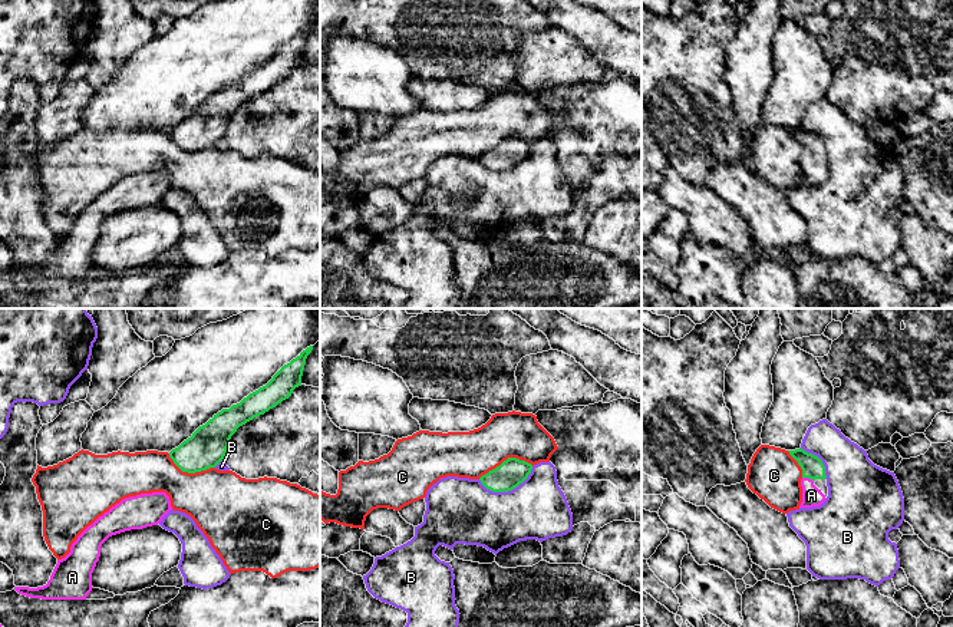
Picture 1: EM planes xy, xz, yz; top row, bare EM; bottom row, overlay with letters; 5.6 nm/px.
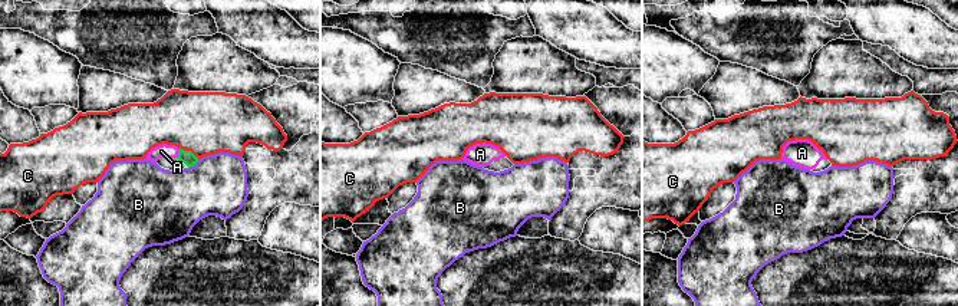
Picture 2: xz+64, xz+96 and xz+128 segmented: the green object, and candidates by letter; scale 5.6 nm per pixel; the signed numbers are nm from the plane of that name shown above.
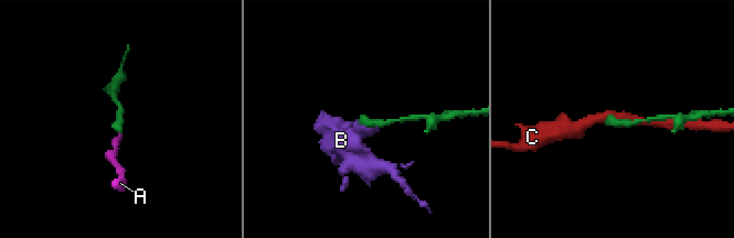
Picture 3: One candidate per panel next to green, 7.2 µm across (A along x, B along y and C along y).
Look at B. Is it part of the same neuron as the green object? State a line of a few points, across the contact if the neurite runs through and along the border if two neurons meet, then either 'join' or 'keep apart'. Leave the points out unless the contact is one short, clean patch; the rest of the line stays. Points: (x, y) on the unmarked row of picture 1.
keep apart

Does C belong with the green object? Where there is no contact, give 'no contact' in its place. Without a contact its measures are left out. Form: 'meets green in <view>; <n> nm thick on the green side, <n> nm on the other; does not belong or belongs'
meets green in xz; 160 nm thick on the green side, 260 nm on the other; does not belong

